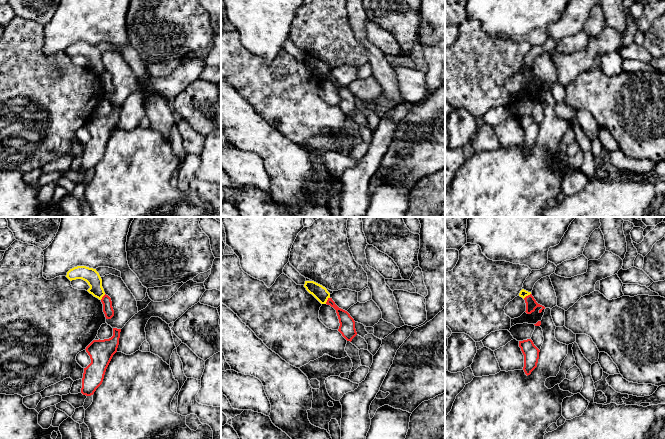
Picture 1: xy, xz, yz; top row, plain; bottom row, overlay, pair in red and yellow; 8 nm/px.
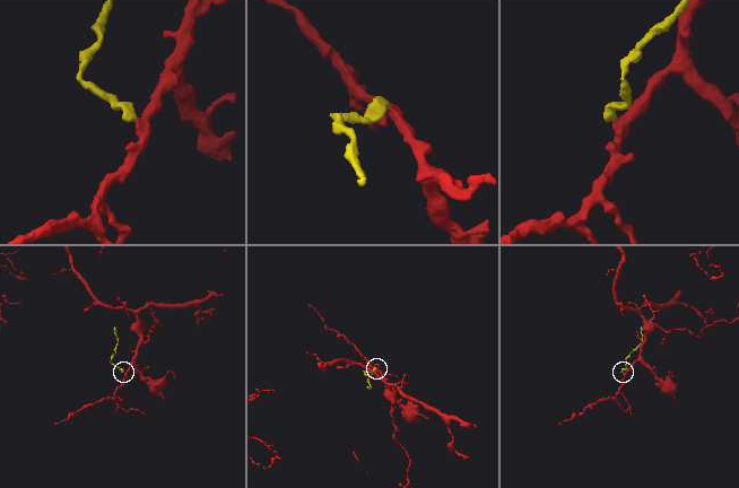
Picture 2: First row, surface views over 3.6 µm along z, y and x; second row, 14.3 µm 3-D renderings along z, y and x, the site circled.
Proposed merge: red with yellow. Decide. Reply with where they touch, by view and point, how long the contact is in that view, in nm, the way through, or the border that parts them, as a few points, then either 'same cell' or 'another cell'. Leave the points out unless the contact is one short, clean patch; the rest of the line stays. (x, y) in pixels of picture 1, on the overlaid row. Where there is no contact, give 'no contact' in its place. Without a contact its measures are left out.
contact xz (327, 300); length 70 nm; border xz (329, 297), (325, 303); another cell

